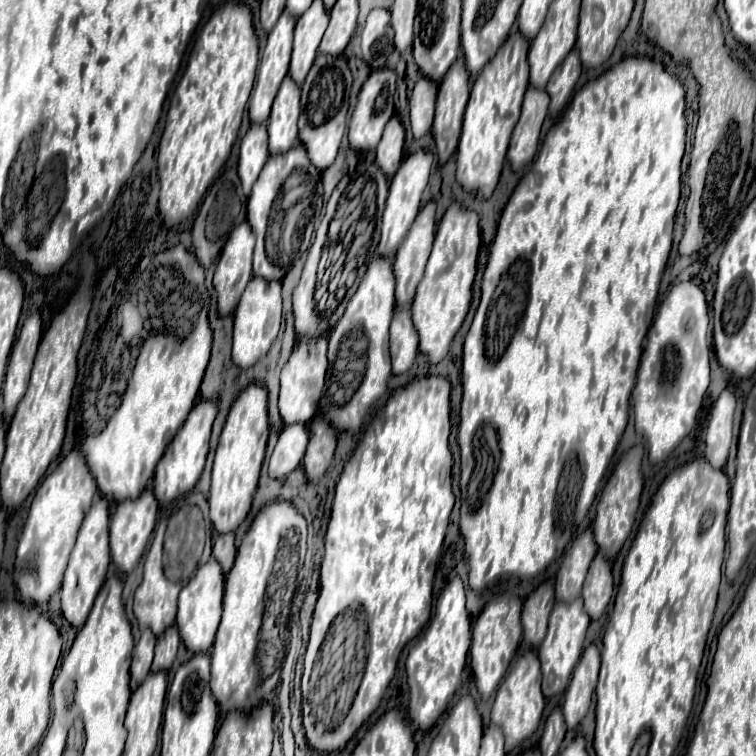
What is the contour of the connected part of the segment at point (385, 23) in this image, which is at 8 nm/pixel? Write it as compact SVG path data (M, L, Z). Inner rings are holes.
M373 9L367 17L367 25L361 33L361 48L363 57L369 65L373 65L373 43L379 41L387 29L389 29L389 21L391 21L391 13L387 9Z

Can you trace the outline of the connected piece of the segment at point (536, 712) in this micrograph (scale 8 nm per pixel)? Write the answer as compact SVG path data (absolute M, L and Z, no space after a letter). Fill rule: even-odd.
M525 653L517 659L517 663L511 665L507 677L499 685L493 711L491 711L491 721L493 725L503 729L505 735L505 749L513 751L521 741L529 739L543 717L545 709L545 697L541 693L541 667L539 667L539 657L533 653Z

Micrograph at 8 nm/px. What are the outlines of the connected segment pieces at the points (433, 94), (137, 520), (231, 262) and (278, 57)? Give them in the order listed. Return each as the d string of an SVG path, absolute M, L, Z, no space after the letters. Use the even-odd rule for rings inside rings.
M425 77L419 79L415 85L409 107L411 107L411 127L415 139L425 137L433 127L433 113L435 113L435 99L437 99L437 87L433 81L427 81Z
M147 491L143 493L143 497L137 497L135 501L123 501L123 505L117 505L115 513L111 515L111 557L121 573L127 575L139 565L151 539L157 511L159 511L157 499L153 497L153 491Z
M243 221L231 231L231 237L217 261L213 285L217 291L219 317L235 313L247 283L253 279L253 247L255 235L251 233L249 223Z
M283 11L283 17L279 17L275 29L269 33L269 41L257 71L255 87L249 99L251 123L265 123L271 115L273 99L281 87L281 81L289 71L293 29L295 29L295 17Z

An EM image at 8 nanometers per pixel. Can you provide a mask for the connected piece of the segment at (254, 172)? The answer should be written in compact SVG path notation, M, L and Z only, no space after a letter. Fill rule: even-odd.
M251 125L247 135L241 141L241 155L239 155L239 177L243 181L243 191L247 197L269 159L267 149L267 125Z

